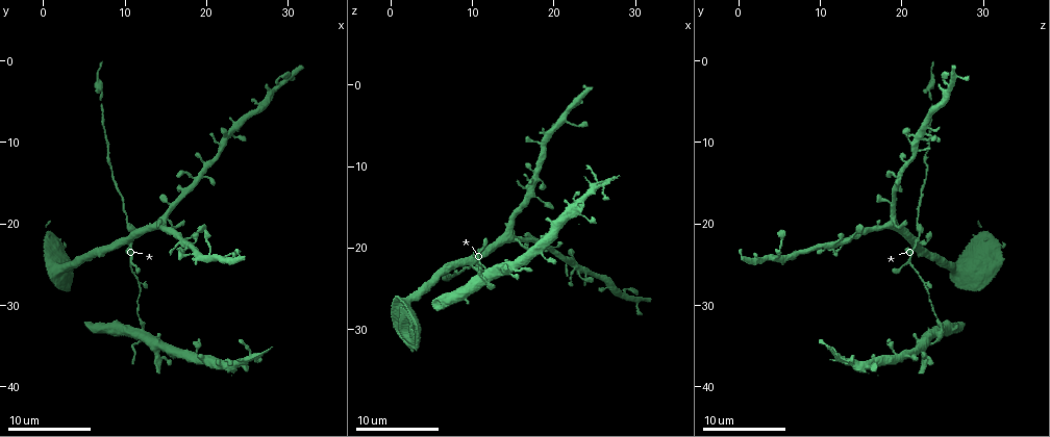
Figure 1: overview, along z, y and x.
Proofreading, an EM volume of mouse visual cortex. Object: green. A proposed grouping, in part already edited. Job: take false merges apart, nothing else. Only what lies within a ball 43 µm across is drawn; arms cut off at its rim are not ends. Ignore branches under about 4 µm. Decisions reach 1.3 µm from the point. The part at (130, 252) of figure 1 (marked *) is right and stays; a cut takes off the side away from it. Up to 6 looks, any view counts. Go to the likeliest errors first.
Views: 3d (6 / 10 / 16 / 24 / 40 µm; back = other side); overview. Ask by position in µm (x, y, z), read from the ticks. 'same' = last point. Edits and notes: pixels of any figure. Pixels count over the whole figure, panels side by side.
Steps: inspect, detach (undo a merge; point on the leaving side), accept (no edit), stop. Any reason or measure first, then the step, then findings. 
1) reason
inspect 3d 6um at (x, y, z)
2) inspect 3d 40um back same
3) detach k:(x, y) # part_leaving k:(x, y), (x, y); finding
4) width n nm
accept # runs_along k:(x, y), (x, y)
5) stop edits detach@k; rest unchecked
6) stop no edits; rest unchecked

thick turns thin
inspect 3d 10um at (11.8, 32.2, 24.8)

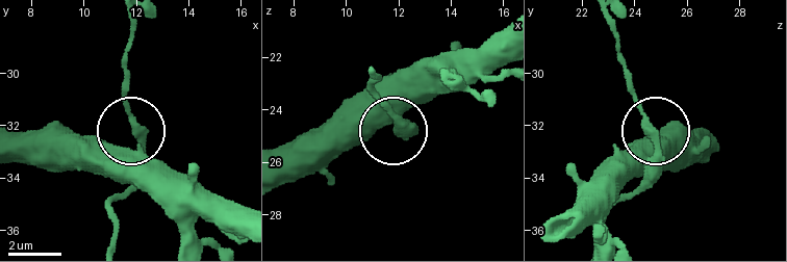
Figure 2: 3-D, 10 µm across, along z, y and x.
width 290 nm
accept # continuous, no second neuron

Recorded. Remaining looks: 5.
inspect 3d 10um at (23.2, 9.0, 22.8)

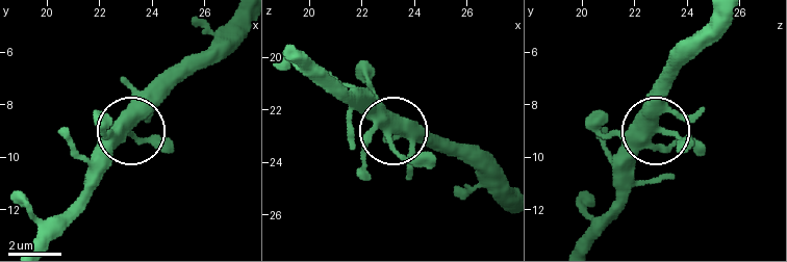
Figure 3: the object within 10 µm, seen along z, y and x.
arms 4
accept # runs_along 3:(32, 240), (126, 133), (164, 143); all the same neuron

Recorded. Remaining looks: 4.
a narrow waist
inspect 3d 10um at (8.6, 14.2, 23.2)

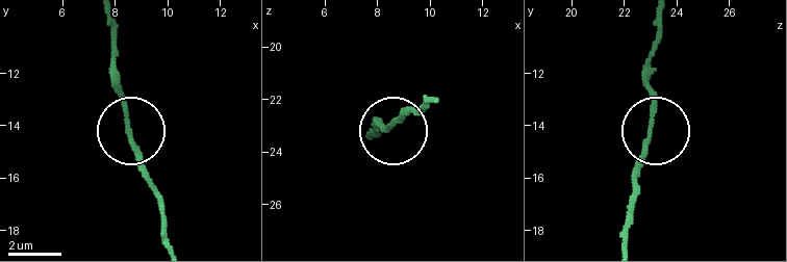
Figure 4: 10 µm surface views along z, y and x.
inspect 3d 6um at (8.5, 14.0, 23.0)

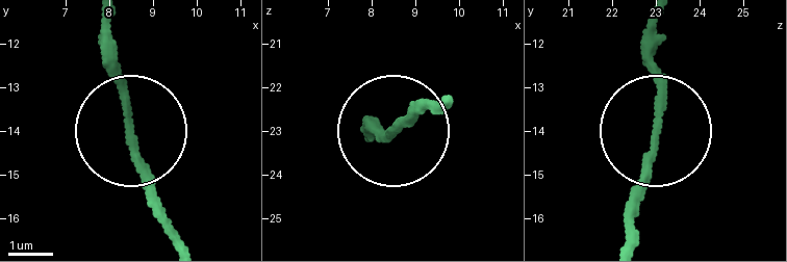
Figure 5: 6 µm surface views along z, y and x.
accept # runs_along 5:(628, 240), (657, 139), (657, 17); continuous, no second neuron

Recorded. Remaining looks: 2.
stop no edits; rest unchecked

